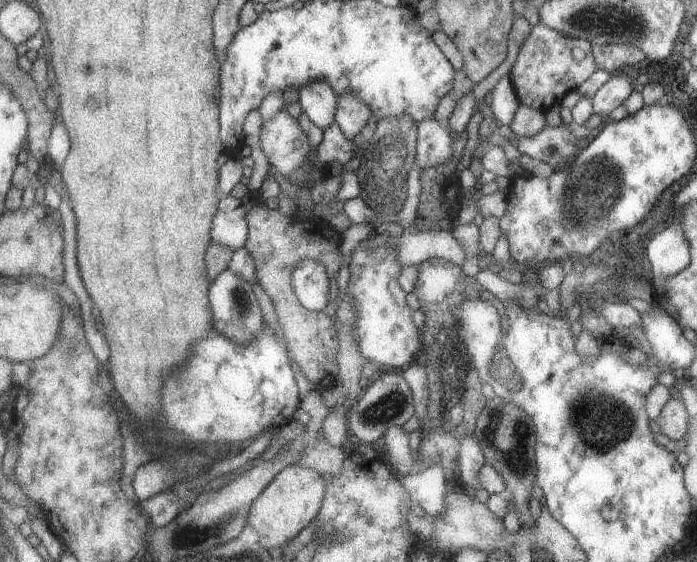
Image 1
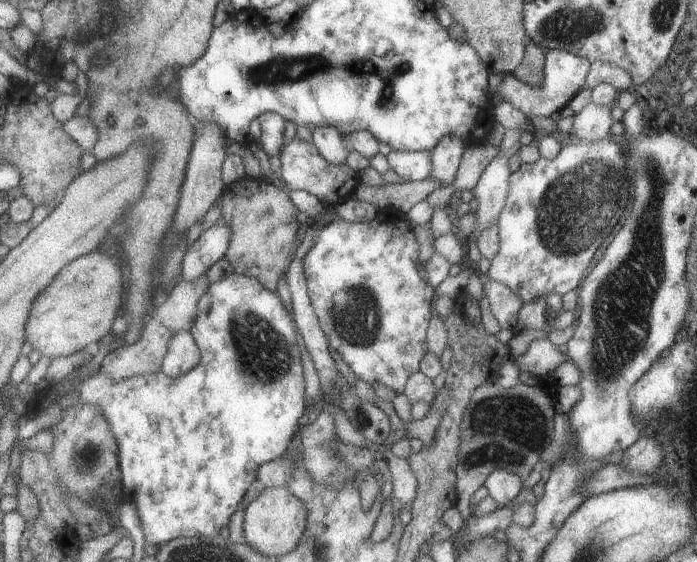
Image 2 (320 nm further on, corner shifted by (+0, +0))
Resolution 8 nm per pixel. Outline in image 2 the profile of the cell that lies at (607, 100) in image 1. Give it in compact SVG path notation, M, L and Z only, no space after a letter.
M589 102L573 116L572 130L569 135L573 141L603 141L611 137L609 126L612 124L612 106L599 106Z

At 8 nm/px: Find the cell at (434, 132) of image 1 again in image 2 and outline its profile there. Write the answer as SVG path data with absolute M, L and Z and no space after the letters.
M395 151L387 156L390 168L404 180L425 180L432 173L432 151Z

